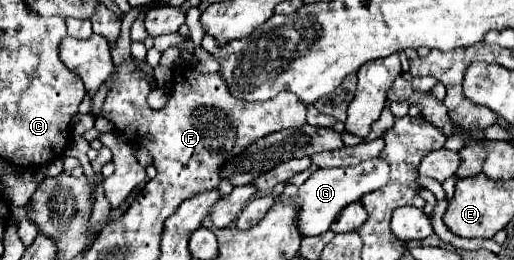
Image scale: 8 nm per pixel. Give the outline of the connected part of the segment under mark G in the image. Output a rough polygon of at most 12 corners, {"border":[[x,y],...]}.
{"border":[[379,158],[321,168],[299,187],[303,238],[327,232],[347,204],[385,186]]}

